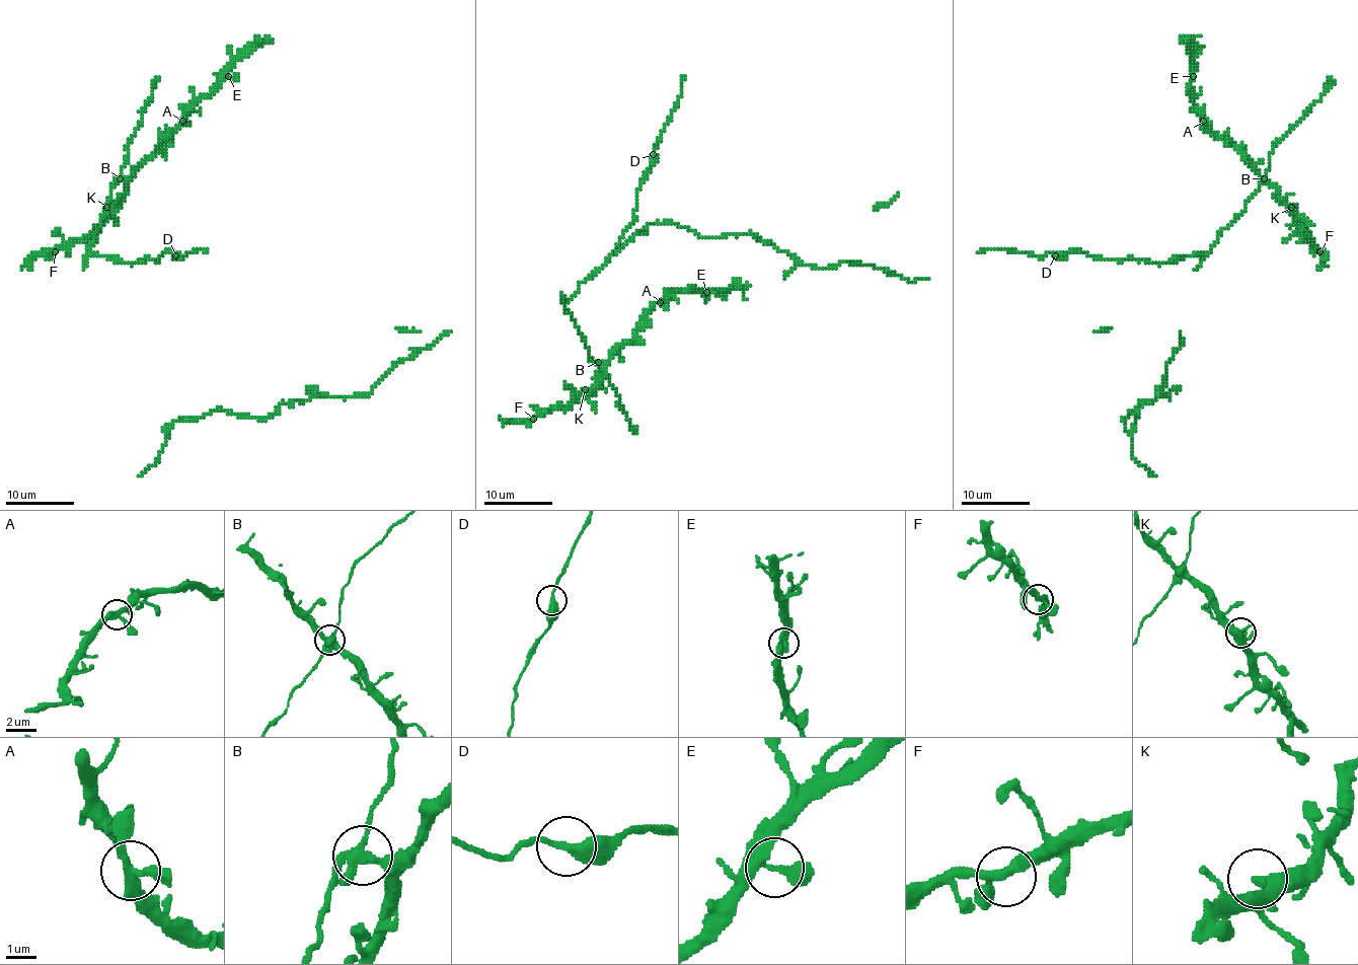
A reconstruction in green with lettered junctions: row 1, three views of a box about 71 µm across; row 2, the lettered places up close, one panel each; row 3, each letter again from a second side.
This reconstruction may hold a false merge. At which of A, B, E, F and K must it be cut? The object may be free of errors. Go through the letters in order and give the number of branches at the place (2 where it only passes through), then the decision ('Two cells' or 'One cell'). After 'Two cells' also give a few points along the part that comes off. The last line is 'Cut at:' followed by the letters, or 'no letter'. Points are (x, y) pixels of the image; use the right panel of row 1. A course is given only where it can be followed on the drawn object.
A: Branches: 3. One cell
B: Branches: 3. Two cells. Course of the part to remove: (1264, 177), (1240, 214), (1207, 253), (1174, 256), (1162, 264), (1077, 251), (1037, 256), (997, 248), (978, 251)
E: Branches: 3. One cell
F: Branches: 3. One cell
K: Branches: 2. One cell
Cut at: B

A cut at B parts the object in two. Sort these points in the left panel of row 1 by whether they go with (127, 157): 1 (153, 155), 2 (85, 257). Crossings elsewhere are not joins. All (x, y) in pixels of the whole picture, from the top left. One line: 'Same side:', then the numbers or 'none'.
Same side: 2

